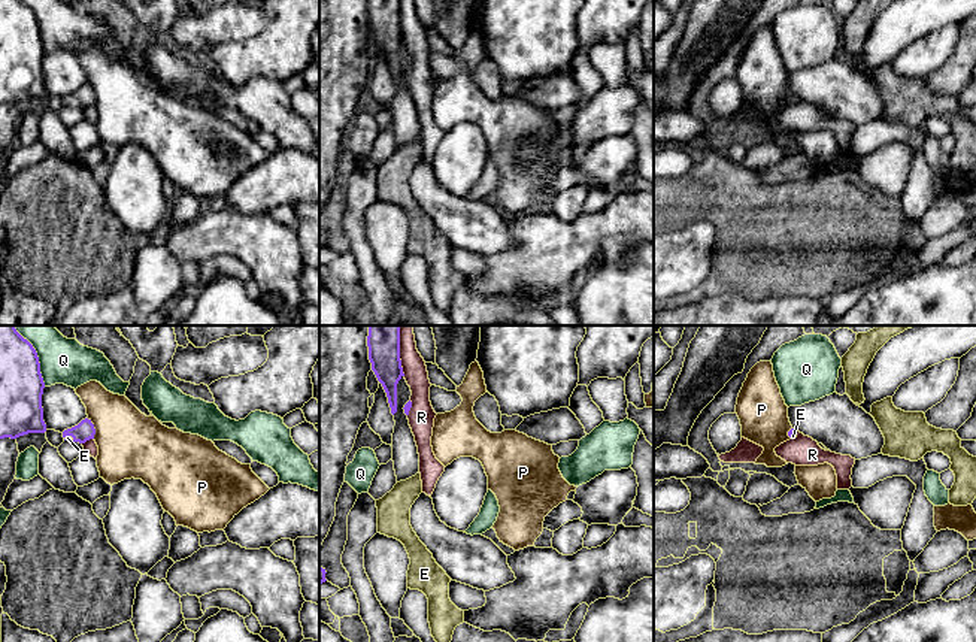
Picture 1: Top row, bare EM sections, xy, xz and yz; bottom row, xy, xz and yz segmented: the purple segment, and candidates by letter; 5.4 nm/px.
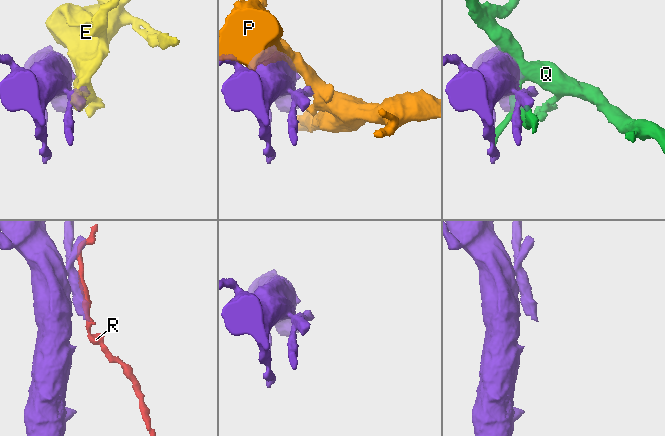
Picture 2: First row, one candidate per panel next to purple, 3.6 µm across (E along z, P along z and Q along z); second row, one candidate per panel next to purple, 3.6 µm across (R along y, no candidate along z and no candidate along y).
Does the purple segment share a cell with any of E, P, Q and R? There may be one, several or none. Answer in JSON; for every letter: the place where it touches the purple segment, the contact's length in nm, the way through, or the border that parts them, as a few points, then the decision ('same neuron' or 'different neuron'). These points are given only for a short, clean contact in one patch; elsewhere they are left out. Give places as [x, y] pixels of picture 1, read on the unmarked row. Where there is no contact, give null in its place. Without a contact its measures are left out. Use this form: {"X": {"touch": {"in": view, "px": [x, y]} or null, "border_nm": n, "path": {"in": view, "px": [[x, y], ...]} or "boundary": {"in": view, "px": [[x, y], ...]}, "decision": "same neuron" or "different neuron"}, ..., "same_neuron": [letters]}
{"E": {"touch": {"in": "xy", "px": [70, 100]}, "border_nm": 60, "path": {"in": "xy", "px": [[84, 96], [70, 100], [67, 103]]}, "decision": "same neuron"}, "P": {"touch": {"in": "xy", "px": [94, 94]}, "border_nm": 120, "decision": "different neuron"}, "Q": {"touch": {"in": "xy", "px": [38, 26]}, "border_nm": 320, "decision": "different neuron"}, "R": {"touch": {"in": "xz", "px": [399, 21]}, "border_nm": 220, "decision": "different neuron"}, "same_neuron": ["E"]}

